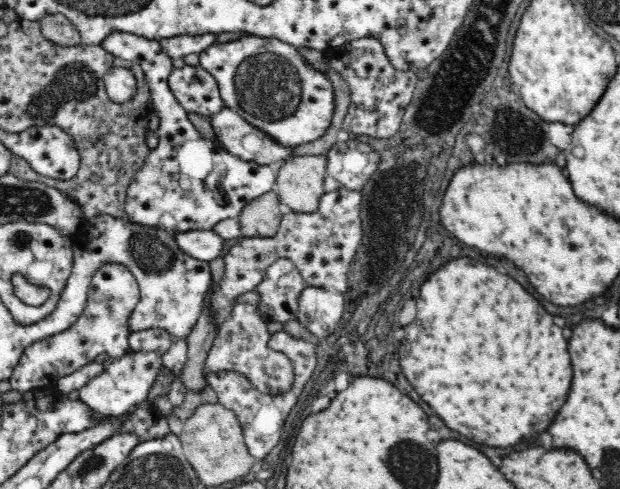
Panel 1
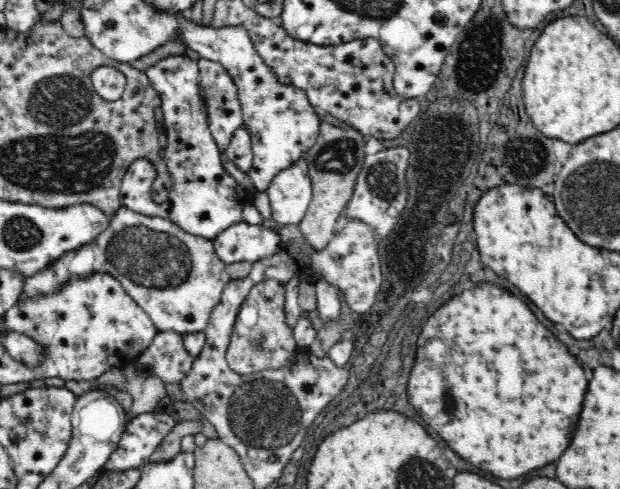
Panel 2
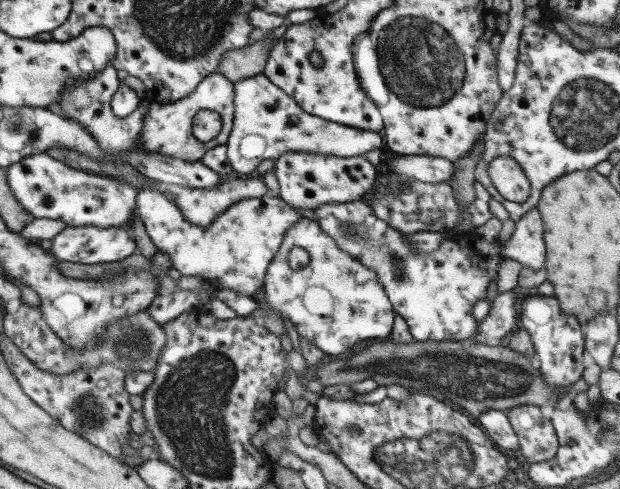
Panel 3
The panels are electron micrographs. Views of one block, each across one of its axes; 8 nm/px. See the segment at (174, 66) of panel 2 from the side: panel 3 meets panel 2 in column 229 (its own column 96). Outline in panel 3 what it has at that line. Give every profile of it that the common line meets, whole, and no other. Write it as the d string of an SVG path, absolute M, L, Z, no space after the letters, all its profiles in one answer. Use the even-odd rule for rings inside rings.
M41 152L29 154L27 158L21 158L17 164L5 168L5 174L7 174L7 186L9 186L11 194L13 194L13 198L19 202L19 206L21 206L31 218L61 220L61 222L65 224L65 228L85 228L85 226L95 226L95 228L99 228L99 230L127 230L127 234L129 234L131 238L135 238L135 236L131 234L131 222L133 222L133 216L137 214L137 194L139 194L139 190L137 190L135 186L131 186L127 180L119 178L119 176L107 176L107 174L95 174L95 172L87 172L87 170L77 170L77 168L71 168L71 166L67 166L67 164L61 164L57 158L51 158L49 154L41 154Z

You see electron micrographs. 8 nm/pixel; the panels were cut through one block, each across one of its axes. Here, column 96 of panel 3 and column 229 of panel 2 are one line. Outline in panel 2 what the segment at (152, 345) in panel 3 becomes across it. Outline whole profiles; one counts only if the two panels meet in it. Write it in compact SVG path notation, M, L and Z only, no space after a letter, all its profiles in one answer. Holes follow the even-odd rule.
M278 280L258 282L246 296L246 302L238 312L238 322L230 338L230 348L226 352L226 360L236 374L262 374L262 370L280 370L286 368L286 364L294 356L298 344L294 338L294 328L286 324L284 286L286 284Z

